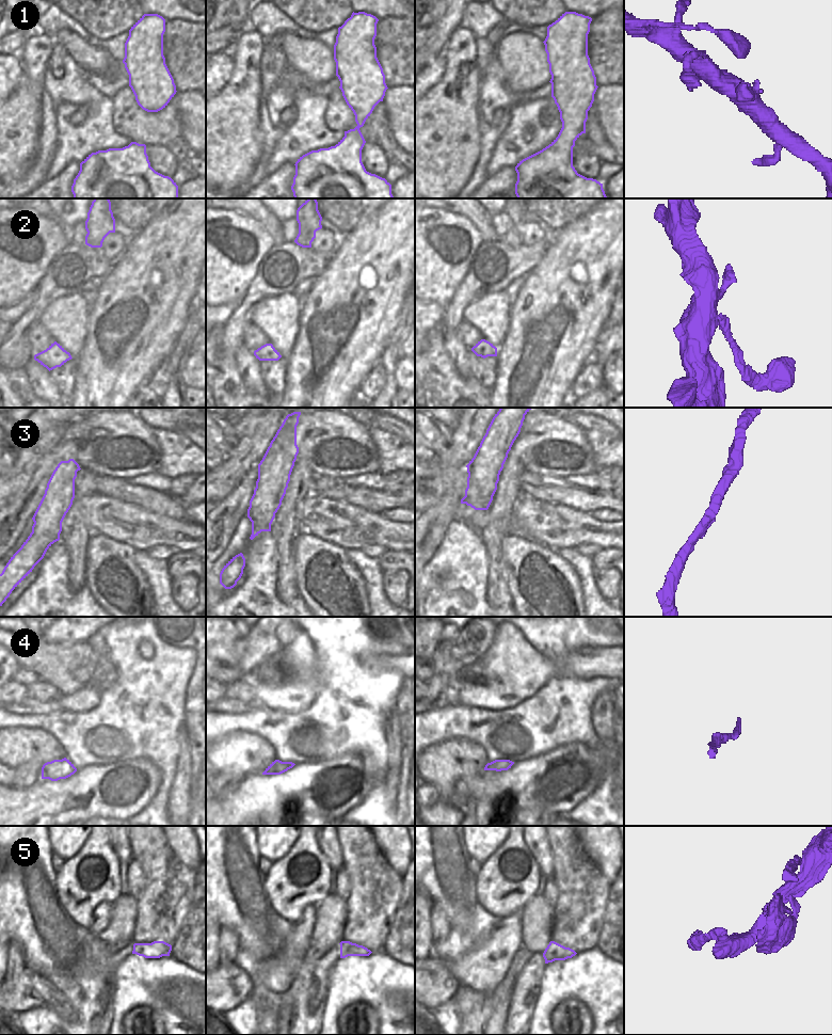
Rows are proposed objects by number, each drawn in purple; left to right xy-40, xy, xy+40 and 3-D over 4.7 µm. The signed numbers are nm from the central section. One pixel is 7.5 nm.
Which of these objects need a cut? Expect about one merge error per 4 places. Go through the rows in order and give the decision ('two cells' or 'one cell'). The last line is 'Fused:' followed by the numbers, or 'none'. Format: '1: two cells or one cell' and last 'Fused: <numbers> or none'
1: one cell
2: one cell
3: one cell
4: one cell
5: one cell
Fused: none

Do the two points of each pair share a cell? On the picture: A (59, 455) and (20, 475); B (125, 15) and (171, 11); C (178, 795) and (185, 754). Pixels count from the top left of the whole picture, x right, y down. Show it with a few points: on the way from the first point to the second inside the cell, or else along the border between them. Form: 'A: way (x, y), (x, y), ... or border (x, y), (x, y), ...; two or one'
A: border (53, 447), (41, 460), (26, 489); two
B: border (142, 11), (144, 13); two
C: way (181, 785), (184, 764); one

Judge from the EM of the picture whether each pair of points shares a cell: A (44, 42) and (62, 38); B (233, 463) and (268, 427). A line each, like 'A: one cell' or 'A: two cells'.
A: two cells
B: one cell

